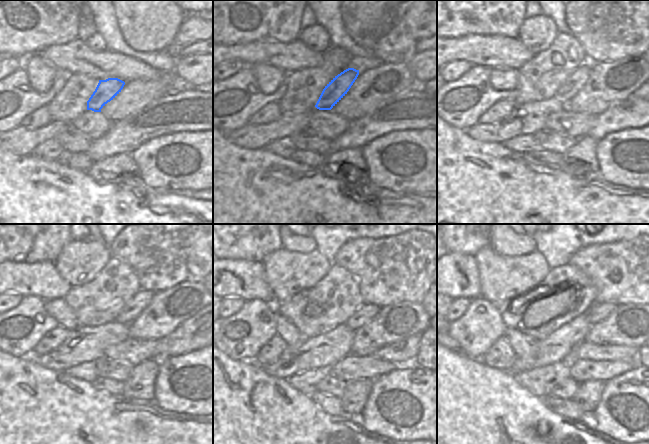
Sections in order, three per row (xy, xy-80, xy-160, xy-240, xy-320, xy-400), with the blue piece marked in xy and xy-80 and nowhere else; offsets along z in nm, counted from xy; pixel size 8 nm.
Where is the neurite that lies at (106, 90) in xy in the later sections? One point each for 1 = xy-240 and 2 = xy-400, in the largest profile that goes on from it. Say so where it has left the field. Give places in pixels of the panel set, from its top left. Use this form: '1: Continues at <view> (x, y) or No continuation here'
1: Continues at xy-240 (141, 300)
2: Continues at xy-400 (598, 312)

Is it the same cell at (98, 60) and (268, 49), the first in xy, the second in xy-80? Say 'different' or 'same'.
same

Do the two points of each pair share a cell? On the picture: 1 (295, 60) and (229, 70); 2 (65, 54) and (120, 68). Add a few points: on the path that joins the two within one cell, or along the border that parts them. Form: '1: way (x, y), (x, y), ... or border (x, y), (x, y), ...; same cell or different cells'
1: border (223, 61), (240, 60), (245, 65); different cells
2: way (79, 56), (83, 56), (101, 65), (106, 65); same cell

